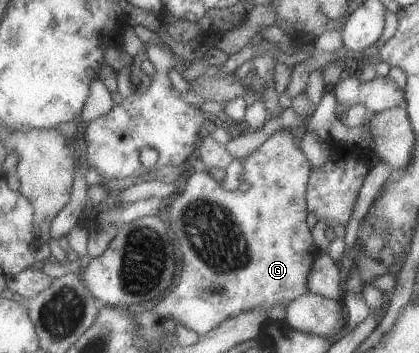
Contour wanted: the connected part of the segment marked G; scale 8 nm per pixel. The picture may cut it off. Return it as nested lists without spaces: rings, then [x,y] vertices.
[[[280,128],[280,130],[268,139],[266,144],[263,144],[248,160],[243,160],[245,165],[245,171],[243,178],[249,181],[252,185],[251,189],[247,191],[242,191],[240,189],[236,190],[226,190],[222,186],[222,182],[218,182],[214,176],[209,172],[207,166],[199,166],[195,171],[188,174],[188,182],[184,188],[184,192],[177,194],[178,196],[172,201],[170,208],[168,208],[169,220],[168,223],[171,225],[172,233],[175,234],[179,240],[179,248],[181,249],[183,256],[183,267],[182,276],[180,276],[179,283],[177,287],[166,296],[166,300],[158,306],[158,308],[152,308],[154,304],[148,304],[154,312],[158,312],[162,316],[163,320],[172,319],[182,326],[192,329],[201,335],[212,334],[216,328],[220,328],[222,324],[228,322],[231,318],[236,318],[240,316],[242,312],[253,310],[258,306],[264,306],[264,308],[271,309],[273,306],[278,306],[278,304],[284,304],[286,308],[290,307],[290,304],[294,300],[300,299],[300,296],[304,296],[306,292],[311,292],[310,290],[310,274],[312,274],[312,268],[316,264],[316,260],[319,259],[320,251],[316,242],[314,242],[314,232],[313,228],[310,228],[308,224],[308,218],[310,218],[310,208],[309,208],[309,184],[312,180],[312,174],[314,174],[314,166],[310,162],[310,158],[304,154],[300,146],[301,134],[295,132],[290,128]]]

